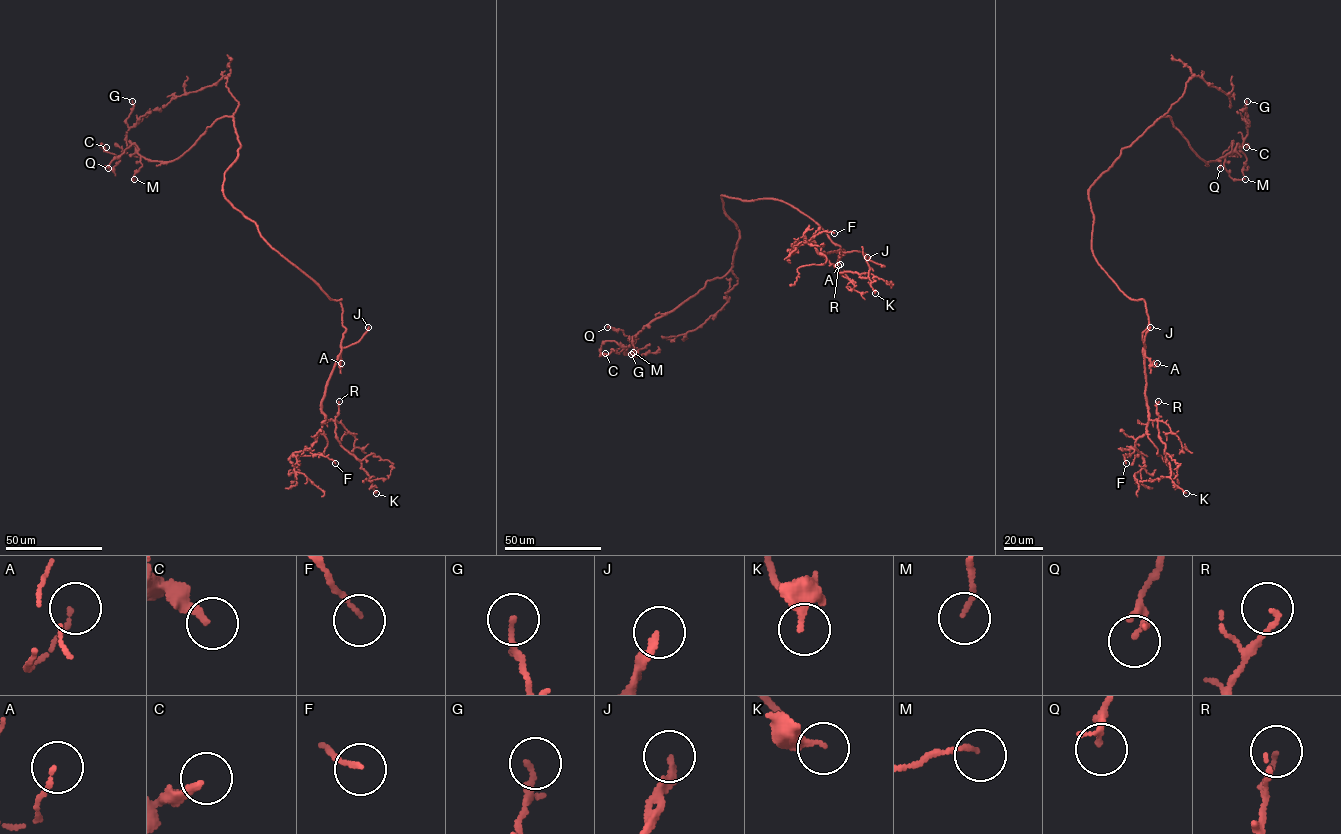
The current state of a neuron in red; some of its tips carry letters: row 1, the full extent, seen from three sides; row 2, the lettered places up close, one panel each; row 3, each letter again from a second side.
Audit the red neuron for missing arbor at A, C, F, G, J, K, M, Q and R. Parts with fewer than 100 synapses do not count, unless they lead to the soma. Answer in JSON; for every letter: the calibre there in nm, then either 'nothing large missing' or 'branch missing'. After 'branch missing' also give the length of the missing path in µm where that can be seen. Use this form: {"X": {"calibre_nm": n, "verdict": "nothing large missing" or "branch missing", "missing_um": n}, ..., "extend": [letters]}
{"A": {"calibre_nm": 120, "verdict": "nothing large missing"}, "C": {"calibre_nm": 220, "verdict": "nothing large missing"}, "F": {"calibre_nm": 120, "verdict": "nothing large missing"}, "G": {"calibre_nm": 180, "verdict": "nothing large missing"}, "J": {"calibre_nm": 190, "verdict": "branch missing", "missing_um": 190}, "K": {"calibre_nm": 240, "verdict": "nothing large missing"}, "M": {"calibre_nm": 120, "verdict": "nothing large missing"}, "Q": {"calibre_nm": 120, "verdict": "nothing large missing"}, "R": {"calibre_nm": 130, "verdict": "nothing large missing"}, "extend": ["J"]}

